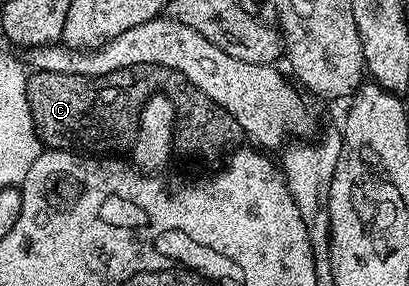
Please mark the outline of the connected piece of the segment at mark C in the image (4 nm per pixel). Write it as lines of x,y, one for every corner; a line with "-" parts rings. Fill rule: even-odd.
143,66
121,68
116,72
110,72
104,76
74,76
73,74
62,76
60,72
32,71
30,73
32,76
29,78
26,77
25,83
27,85
27,101
31,107
31,117
35,123
35,133
39,136
40,141
51,150
74,151
77,146
111,146
111,144
117,146
117,154
130,149
131,145
135,142
135,132
139,128
139,112
149,95
149,89
147,89
147,72
148,69

